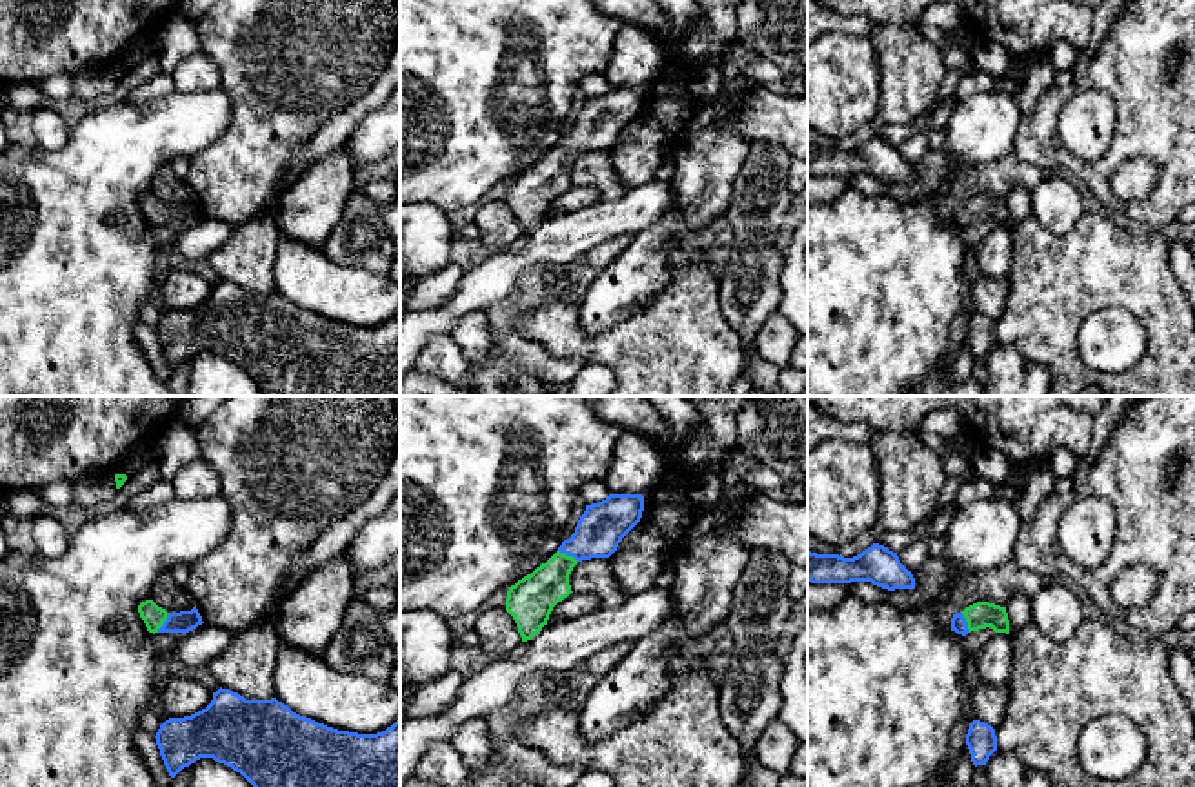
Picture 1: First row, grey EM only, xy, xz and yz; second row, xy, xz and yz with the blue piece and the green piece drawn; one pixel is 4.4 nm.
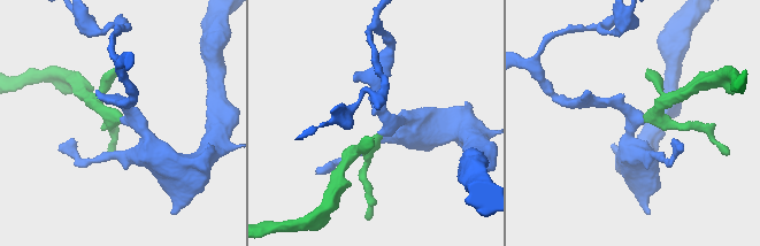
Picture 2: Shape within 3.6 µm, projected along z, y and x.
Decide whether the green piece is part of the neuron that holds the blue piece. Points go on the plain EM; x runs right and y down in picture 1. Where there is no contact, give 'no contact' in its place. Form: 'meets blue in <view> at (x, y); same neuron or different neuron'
meets blue in xy at (164, 215); same neuron

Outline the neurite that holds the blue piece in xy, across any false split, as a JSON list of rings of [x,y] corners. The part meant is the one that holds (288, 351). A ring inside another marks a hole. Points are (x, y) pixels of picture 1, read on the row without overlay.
[[[229,282],[184,311],[166,313],[156,338],[171,371],[200,351],[240,365],[266,396],[400,396],[400,311],[382,325],[338,324],[271,293],[246,293]]]

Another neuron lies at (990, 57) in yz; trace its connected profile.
[[[991,40],[973,42],[969,53],[979,71],[993,76],[1004,76],[1019,64],[1019,58],[1011,51]]]

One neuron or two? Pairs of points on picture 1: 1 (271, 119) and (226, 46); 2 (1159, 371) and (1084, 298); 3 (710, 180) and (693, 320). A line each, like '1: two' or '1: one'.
1: one
2: one
3: two

